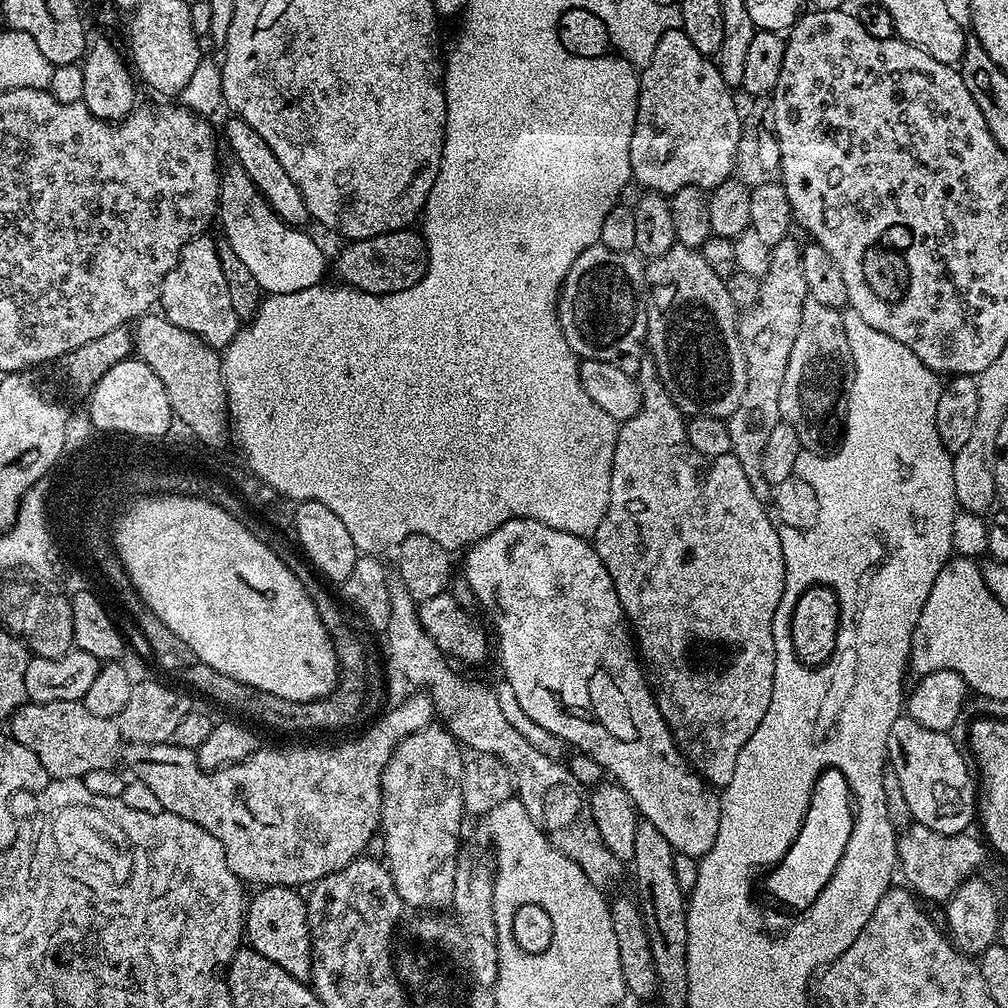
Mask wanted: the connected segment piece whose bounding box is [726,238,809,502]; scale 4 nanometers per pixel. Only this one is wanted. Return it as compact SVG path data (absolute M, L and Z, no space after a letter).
M789 238L772 245L770 254L770 270L766 270L760 279L760 293L757 301L749 308L743 309L738 316L738 334L742 342L742 350L746 354L746 366L748 367L748 385L746 394L742 394L742 402L738 410L729 416L726 423L730 430L730 446L732 455L746 470L746 478L750 478L750 490L760 500L771 501L774 496L773 485L766 482L762 474L762 454L766 454L766 441L774 426L778 426L780 419L780 395L782 394L782 382L786 378L786 362L790 362L790 350L794 350L794 338L798 338L798 330L802 326L802 306L808 298L806 290L806 277L802 274L801 245L795 244L795 239Z

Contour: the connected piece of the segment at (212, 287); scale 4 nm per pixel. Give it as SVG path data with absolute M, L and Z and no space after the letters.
M208 234L197 236L180 251L174 270L170 270L170 274L166 274L162 282L158 304L159 307L164 307L161 308L162 315L174 322L174 326L182 326L182 330L194 334L199 340L217 350L227 348L242 327L242 321L234 314L234 306L230 306L230 290L226 290L226 278L222 275L222 262L220 255L216 253L216 243Z

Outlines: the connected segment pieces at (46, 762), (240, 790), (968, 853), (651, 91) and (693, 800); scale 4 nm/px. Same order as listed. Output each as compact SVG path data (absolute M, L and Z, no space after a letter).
M81 700L27 701L12 713L8 726L9 735L37 755L53 780L83 779L90 770L113 767L122 750L123 740L116 719L95 717Z
M427 694L416 695L420 696L408 696L397 708L390 710L388 708L383 714L376 716L364 728L366 730L361 736L356 736L353 740L340 740L337 744L288 744L285 748L261 746L257 752L250 754L248 760L243 760L237 764L228 764L225 768L215 768L213 772L207 772L200 767L199 762L196 761L195 751L191 748L183 748L171 742L167 744L128 744L126 748L126 754L128 750L128 764L136 771L133 772L135 779L146 782L146 786L150 786L154 798L158 798L163 811L178 814L178 818L186 818L190 822L202 826L202 830L206 830L214 838L218 838L218 842L222 845L226 854L226 866L230 866L230 870L234 870L234 874L241 882L247 882L249 885L251 885L250 883L256 884L255 886L280 884L283 888L300 890L303 889L303 884L311 886L326 874L345 868L350 861L357 859L367 849L364 847L371 842L372 835L377 835L380 826L380 807L382 806L382 774L386 762L391 758L392 751L400 745L401 740L418 730L427 728L434 720L431 697Z
M915 822L899 833L896 842L896 858L899 871L904 871L907 887L917 897L928 900L947 901L958 890L958 886L969 879L984 864L985 845L972 837L968 832L959 832L953 836L943 836L930 826Z
M672 28L662 38L658 38L658 46L652 49L652 56L643 65L640 77L640 97L636 108L636 121L634 122L634 134L630 138L630 166L632 167L632 180L640 183L644 190L649 193L671 194L677 192L682 186L694 186L711 190L719 186L723 180L729 179L733 175L736 167L736 155L738 154L738 138L740 137L740 121L742 119L741 109L736 109L736 104L732 101L733 89L722 78L717 61L704 56L695 48L694 42L686 38L684 29Z
M514 518L476 541L463 556L463 583L471 589L475 603L488 611L500 635L500 664L517 706L542 731L573 744L577 753L594 758L630 794L637 813L661 832L673 852L697 858L707 854L714 846L714 838L718 838L720 797L676 747L672 729L658 710L638 659L610 570L598 558L595 547L585 537L554 530L546 522Z

